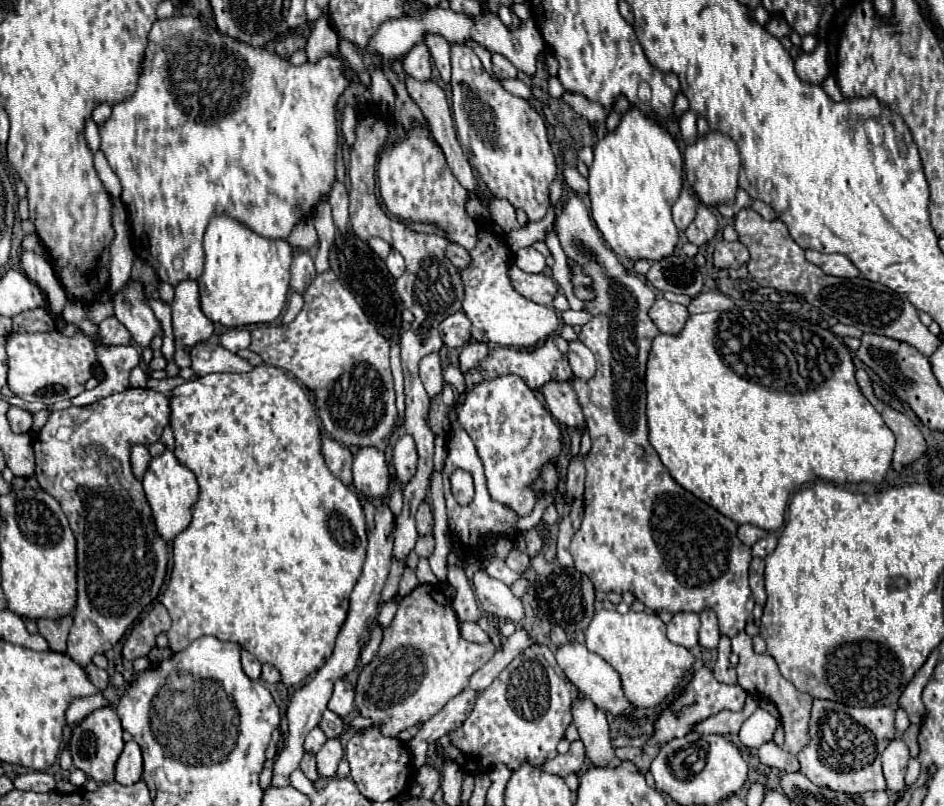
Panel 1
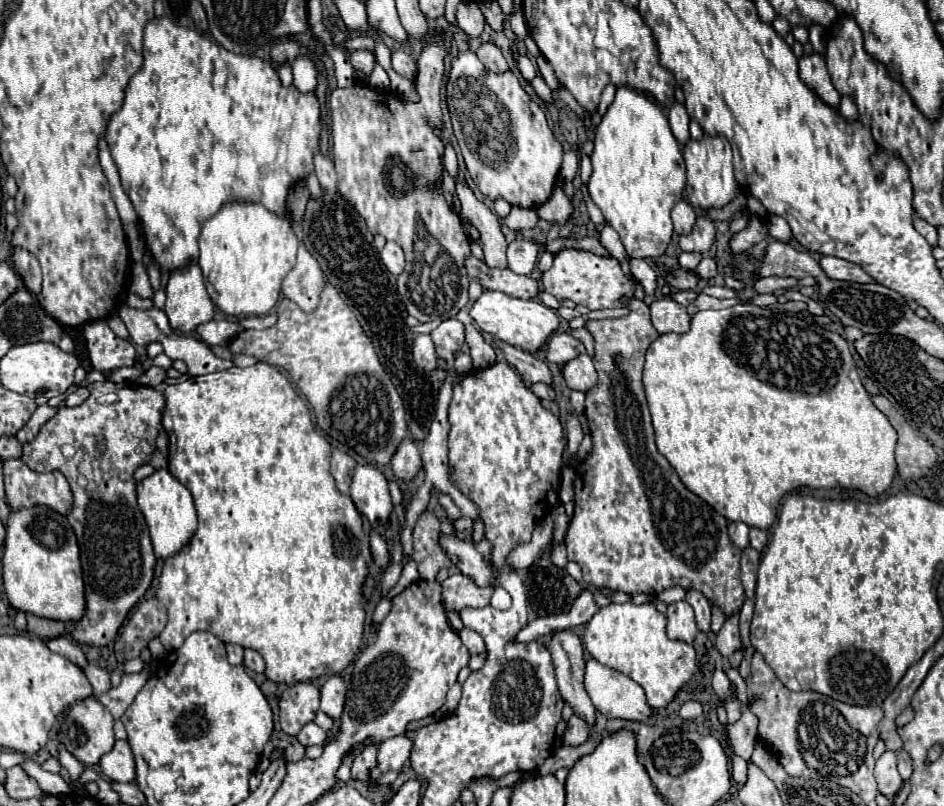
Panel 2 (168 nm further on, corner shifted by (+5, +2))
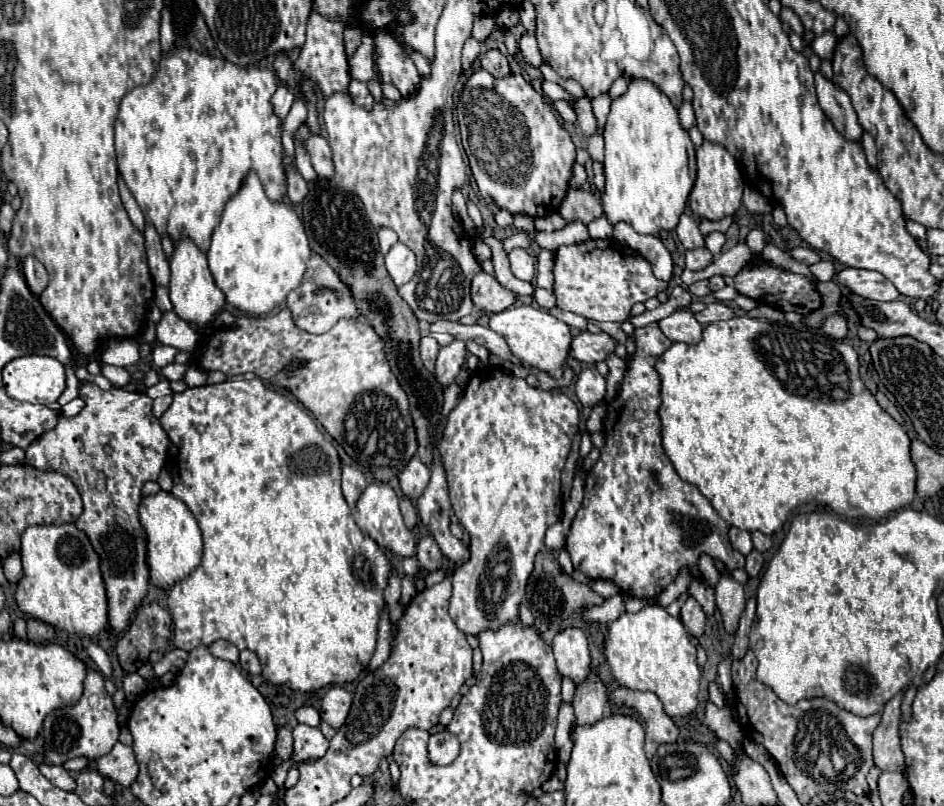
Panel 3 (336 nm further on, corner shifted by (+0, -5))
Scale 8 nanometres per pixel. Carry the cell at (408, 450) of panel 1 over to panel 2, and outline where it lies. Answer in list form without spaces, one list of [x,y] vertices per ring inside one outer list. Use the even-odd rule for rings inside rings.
[[[405,437],[401,447],[397,449],[397,453],[391,459],[391,469],[393,469],[395,477],[399,481],[409,483],[409,481],[413,481],[417,477],[421,467],[423,467],[423,463],[421,463],[419,445],[411,437]]]

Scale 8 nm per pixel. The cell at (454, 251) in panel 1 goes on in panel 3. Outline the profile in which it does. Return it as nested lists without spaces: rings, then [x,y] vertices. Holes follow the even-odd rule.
[[[484,270],[478,272],[472,280],[472,302],[476,308],[482,308],[486,312],[500,312],[510,308],[518,296],[512,290],[506,290],[492,274],[486,274]]]

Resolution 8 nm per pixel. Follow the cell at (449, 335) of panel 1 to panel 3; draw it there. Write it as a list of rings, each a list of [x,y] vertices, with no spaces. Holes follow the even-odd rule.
[[[454,338],[452,344],[440,348],[434,374],[442,388],[446,388],[454,382],[454,378],[458,376],[464,362],[466,362],[466,344],[462,340]]]

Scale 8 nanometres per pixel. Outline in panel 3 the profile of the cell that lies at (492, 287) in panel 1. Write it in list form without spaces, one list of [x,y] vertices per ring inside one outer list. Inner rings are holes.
[[[512,306],[508,310],[490,314],[488,326],[496,334],[504,336],[512,354],[518,356],[524,364],[544,370],[556,378],[562,376],[562,368],[564,368],[564,360],[568,358],[572,334],[570,334],[570,328],[558,318],[554,318],[550,312],[542,308],[534,308],[534,306]]]

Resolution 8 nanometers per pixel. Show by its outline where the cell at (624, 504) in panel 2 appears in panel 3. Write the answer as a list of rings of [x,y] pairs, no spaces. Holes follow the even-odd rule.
[[[648,324],[644,328],[634,330],[634,354],[626,354],[626,374],[620,382],[618,396],[608,404],[602,434],[606,438],[604,448],[600,450],[600,458],[594,468],[586,474],[584,480],[584,500],[580,510],[572,520],[572,528],[566,536],[566,550],[572,558],[574,570],[586,574],[592,580],[610,580],[622,592],[636,598],[652,600],[668,584],[680,574],[680,570],[690,568],[694,578],[700,576],[698,558],[708,554],[712,560],[720,560],[724,564],[722,574],[732,574],[736,568],[744,568],[746,558],[730,546],[728,540],[728,524],[718,516],[712,504],[698,492],[696,486],[684,482],[670,458],[662,450],[662,436],[660,436],[660,380],[654,370],[654,364],[664,350],[672,346],[672,342],[662,334],[658,324]]]

